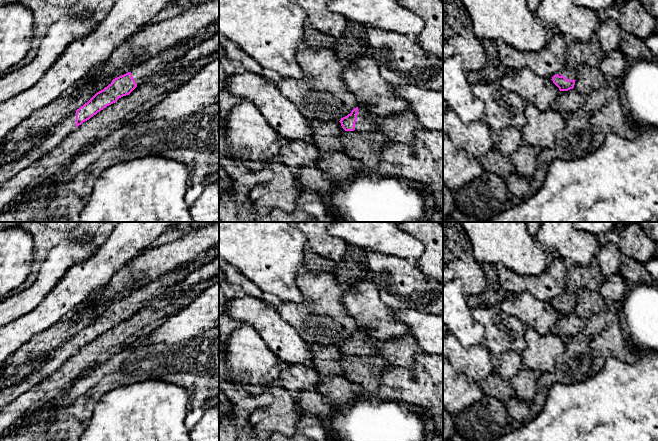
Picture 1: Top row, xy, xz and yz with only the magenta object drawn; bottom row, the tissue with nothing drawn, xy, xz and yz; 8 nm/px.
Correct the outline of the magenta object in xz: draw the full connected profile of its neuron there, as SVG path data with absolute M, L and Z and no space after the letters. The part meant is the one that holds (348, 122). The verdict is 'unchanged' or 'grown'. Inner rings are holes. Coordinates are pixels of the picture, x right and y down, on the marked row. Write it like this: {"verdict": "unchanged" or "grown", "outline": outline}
{"verdict": "grown", "outline": "M362 106L354 108L350 114L339 121L345 131L367 132L377 131L376 116Z"}

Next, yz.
{"verdict": "grown", "outline": "M566 66L562 71L554 75L551 80L560 91L568 91L574 88L576 78L576 70Z"}

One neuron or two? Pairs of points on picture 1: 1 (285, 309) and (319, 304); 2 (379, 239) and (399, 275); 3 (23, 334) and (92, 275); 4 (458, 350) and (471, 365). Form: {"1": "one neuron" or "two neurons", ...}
{"1": "one neuron", "2": "two neurons", "3": "one neuron", "4": "one neuron"}

